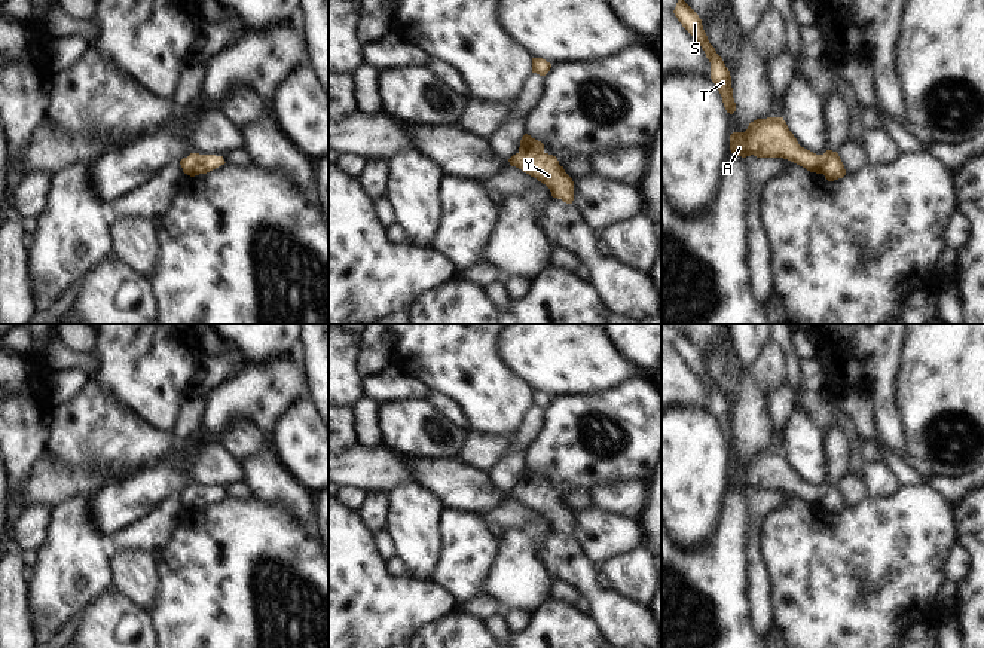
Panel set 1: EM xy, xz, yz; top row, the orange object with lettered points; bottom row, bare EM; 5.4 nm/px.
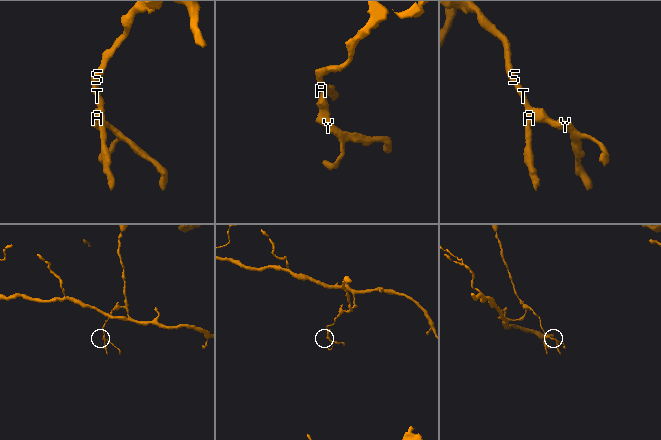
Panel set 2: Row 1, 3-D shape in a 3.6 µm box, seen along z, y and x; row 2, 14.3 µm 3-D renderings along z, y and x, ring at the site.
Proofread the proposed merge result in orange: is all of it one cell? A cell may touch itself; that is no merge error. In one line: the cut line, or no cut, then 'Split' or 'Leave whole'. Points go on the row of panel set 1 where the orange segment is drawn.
No split. Leave whole.

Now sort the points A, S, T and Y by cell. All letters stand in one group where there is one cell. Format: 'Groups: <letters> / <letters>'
Groups: A S T Y.

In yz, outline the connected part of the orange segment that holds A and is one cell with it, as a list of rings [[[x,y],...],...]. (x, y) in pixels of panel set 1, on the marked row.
[[[783,117],[757,119],[745,132],[730,135],[730,150],[736,156],[783,158],[810,172],[823,174],[828,181],[846,175],[844,165],[837,152],[826,150],[816,155],[801,147],[789,131]]]

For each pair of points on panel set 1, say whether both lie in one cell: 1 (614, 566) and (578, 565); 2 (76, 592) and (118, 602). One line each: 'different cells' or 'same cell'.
1: different cells
2: different cells

